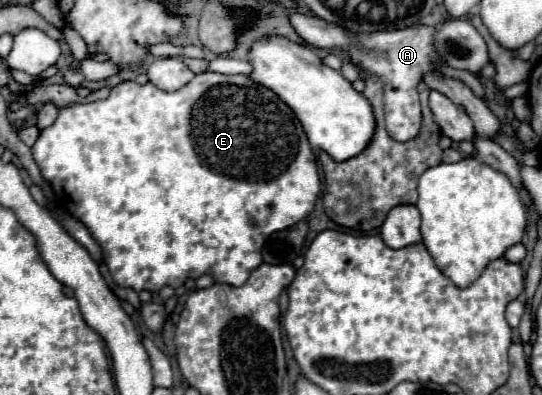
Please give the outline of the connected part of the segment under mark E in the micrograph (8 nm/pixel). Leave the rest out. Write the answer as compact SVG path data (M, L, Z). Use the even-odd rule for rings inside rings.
M215 72L195 74L195 78L189 84L185 84L175 92L159 90L151 82L137 84L137 82L125 80L115 88L111 88L111 94L105 100L61 108L57 120L49 128L41 130L37 142L31 146L31 152L43 178L49 182L53 190L55 204L67 210L71 216L79 218L87 226L91 236L99 242L103 250L103 260L111 272L113 282L121 288L133 288L135 292L141 292L141 290L159 292L163 286L179 288L187 278L199 278L203 274L211 274L215 282L221 282L221 284L243 286L249 274L263 262L261 246L265 238L273 232L285 230L305 220L313 212L313 206L321 188L315 156L293 110L285 102L281 102L279 96L273 94L269 88L253 82L243 74L233 74L233 76L215 74Z

